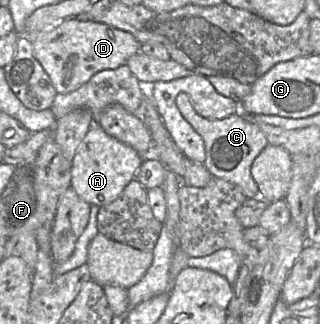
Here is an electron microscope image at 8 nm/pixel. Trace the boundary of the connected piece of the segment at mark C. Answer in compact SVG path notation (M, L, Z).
M183 92L177 95L176 105L182 116L203 138L206 151L204 165L212 177L222 178L237 185L246 198L260 197L258 186L252 177L251 166L269 143L259 126L241 111L224 119L206 119L194 110L189 96Z

